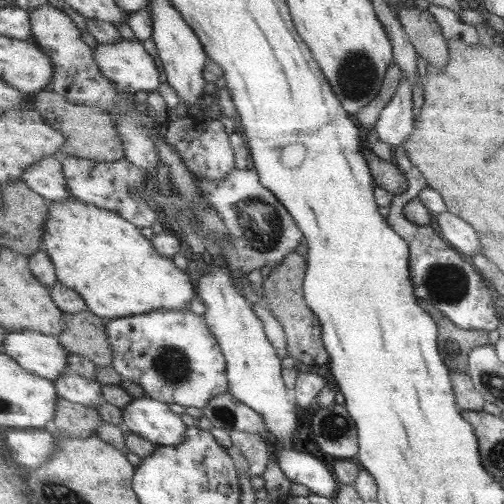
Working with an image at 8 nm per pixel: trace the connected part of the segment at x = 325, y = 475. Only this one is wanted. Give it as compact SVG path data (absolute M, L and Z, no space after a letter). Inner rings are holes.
M281 450L277 454L274 452L274 456L290 482L304 485L315 495L334 500L339 482L331 466L325 466L319 458L297 450Z

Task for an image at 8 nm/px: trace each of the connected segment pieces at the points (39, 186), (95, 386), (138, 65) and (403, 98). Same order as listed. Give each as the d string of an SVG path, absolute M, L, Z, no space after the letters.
M49 155L28 166L22 179L49 202L64 201L72 196L62 166L62 156Z
M71 370L61 373L54 382L59 396L71 402L96 408L101 401L105 401L104 385L95 379L73 373Z
M121 37L117 44L101 44L98 43L94 48L96 52L96 61L103 71L104 75L111 79L116 89L125 95L132 97L135 92L152 93L159 90L161 86L161 72L153 60L153 56L145 50L141 41L127 40Z
M403 73L395 96L379 116L376 128L379 140L393 146L403 145L417 126L414 110L413 87L408 76Z

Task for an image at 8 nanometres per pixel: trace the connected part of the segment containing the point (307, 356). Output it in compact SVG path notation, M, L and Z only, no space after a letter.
M292 252L284 258L284 262L272 269L272 272L263 282L264 302L270 305L270 311L284 326L287 335L286 355L294 357L309 367L309 364L327 364L330 362L329 351L324 345L324 327L320 318L312 311L304 297L304 280L308 272L309 264L301 254Z

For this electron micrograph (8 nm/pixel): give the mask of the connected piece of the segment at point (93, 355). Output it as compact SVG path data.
M89 308L78 313L64 313L64 329L57 336L64 348L92 360L97 366L112 365L114 352L106 335L106 319Z

